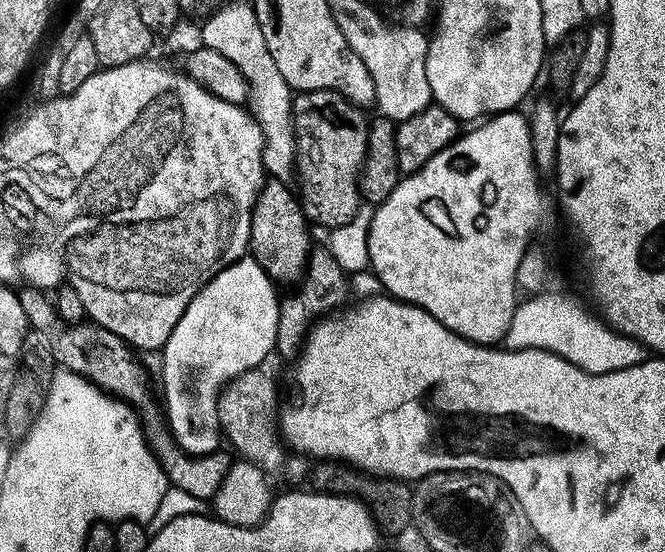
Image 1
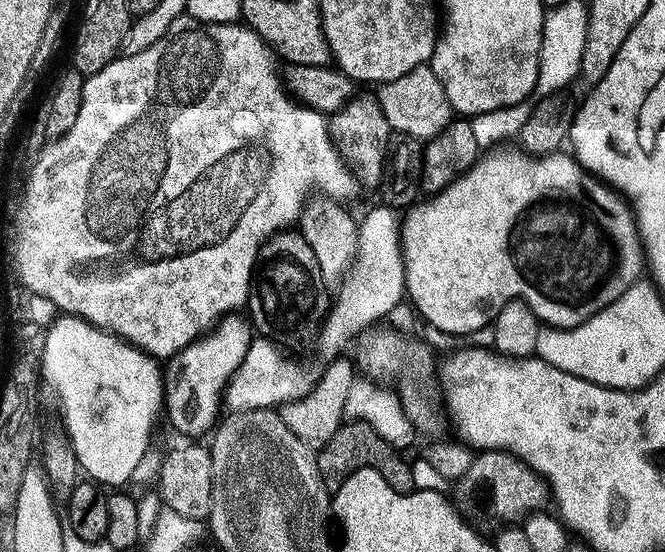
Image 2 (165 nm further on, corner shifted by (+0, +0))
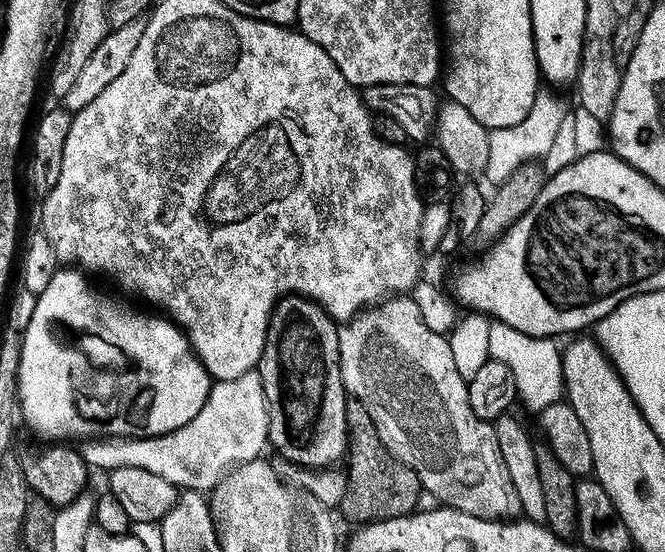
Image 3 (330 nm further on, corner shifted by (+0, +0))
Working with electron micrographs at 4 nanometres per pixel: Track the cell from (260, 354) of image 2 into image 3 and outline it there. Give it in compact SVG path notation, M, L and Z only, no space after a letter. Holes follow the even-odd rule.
M259 371L213 383L202 409L189 423L166 435L90 438L79 454L91 469L144 469L180 490L209 493L225 473L239 464L261 457L268 446L269 414Z

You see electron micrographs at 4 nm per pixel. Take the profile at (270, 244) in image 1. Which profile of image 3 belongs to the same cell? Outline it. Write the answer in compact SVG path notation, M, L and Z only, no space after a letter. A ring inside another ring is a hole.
M306 296L280 297L268 319L268 333L260 355L258 371L261 376L265 402L268 404L269 434L267 443L284 460L301 464L304 470L328 470L345 459L348 450L346 406L349 397L340 373L340 328L337 321Z

